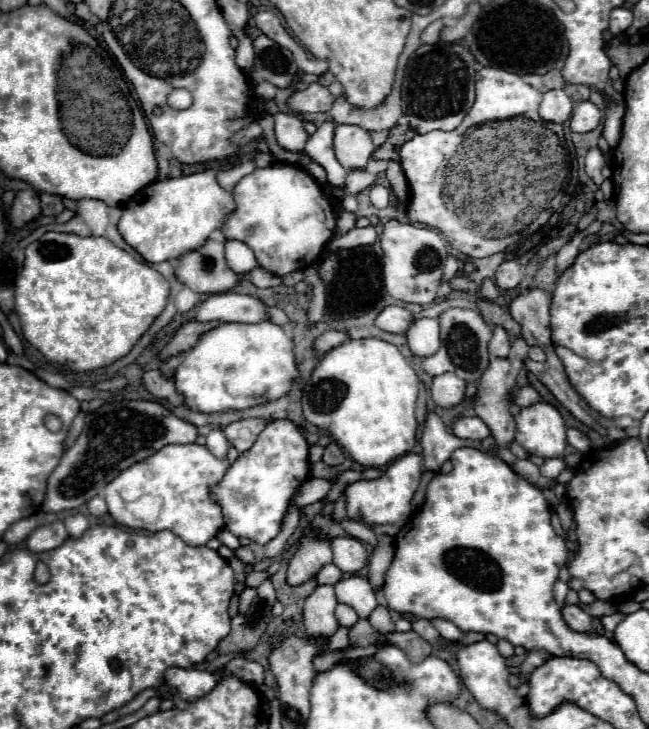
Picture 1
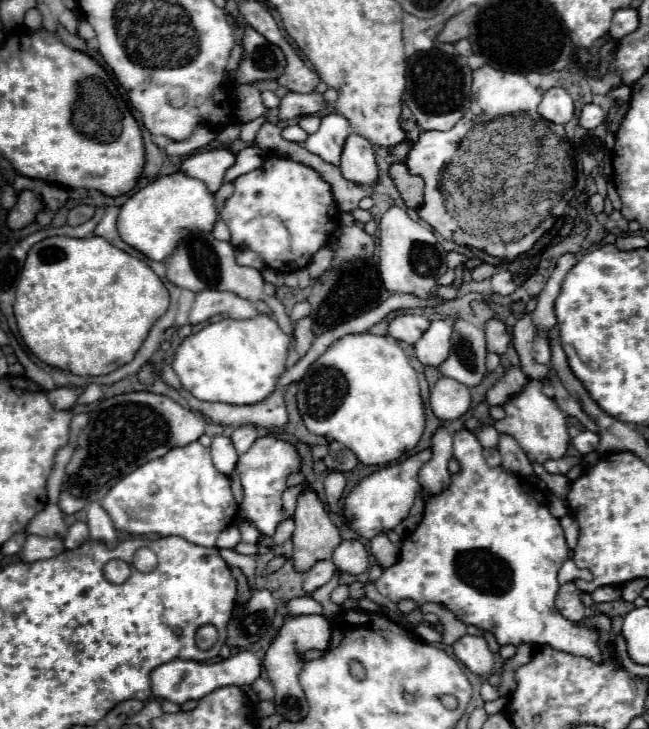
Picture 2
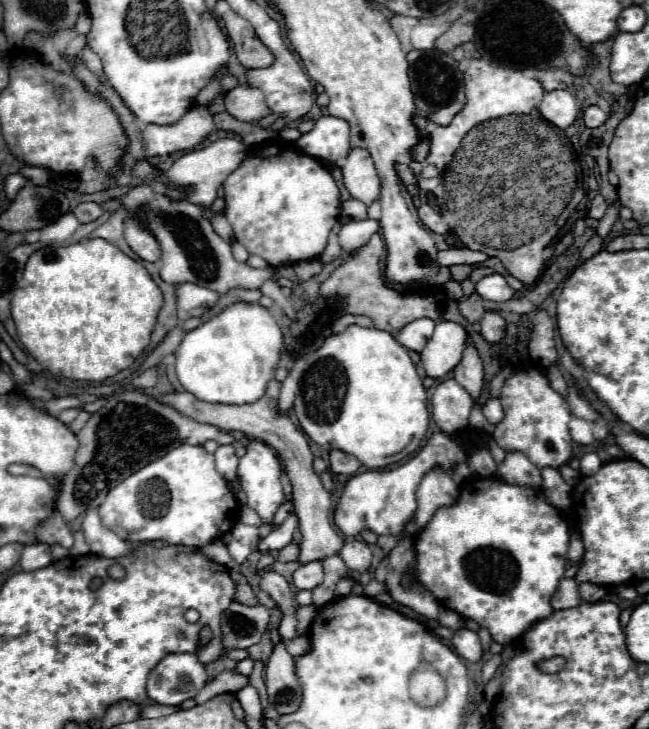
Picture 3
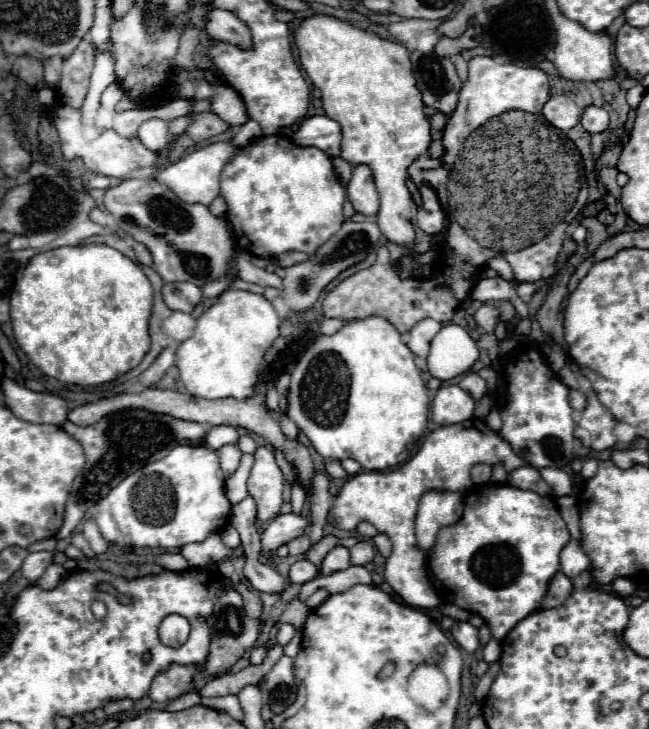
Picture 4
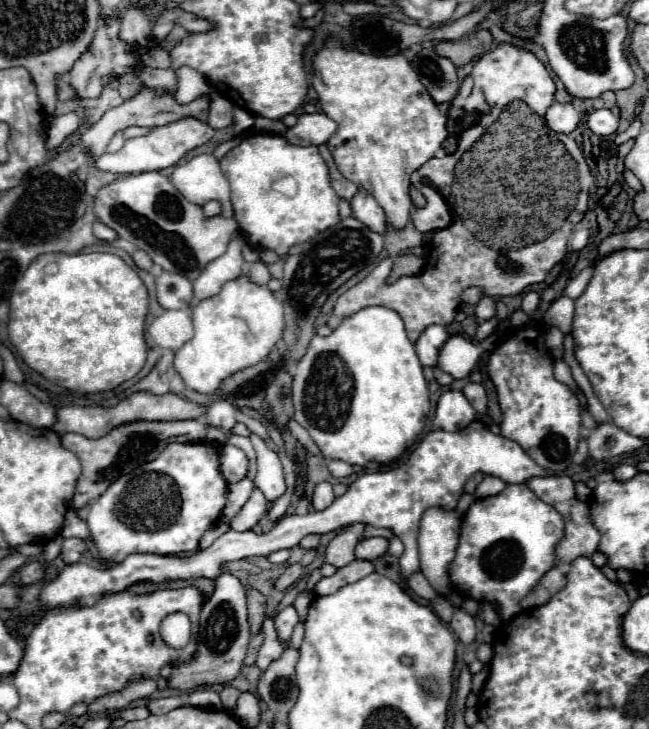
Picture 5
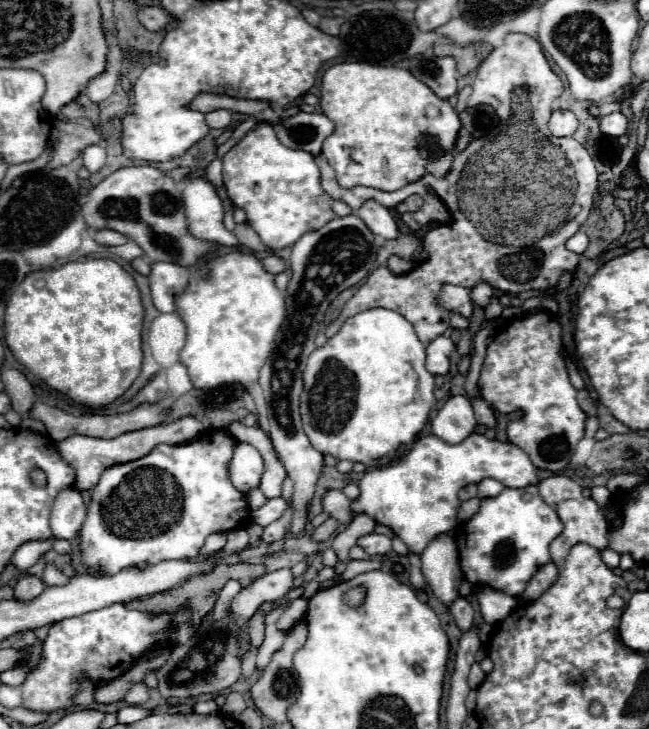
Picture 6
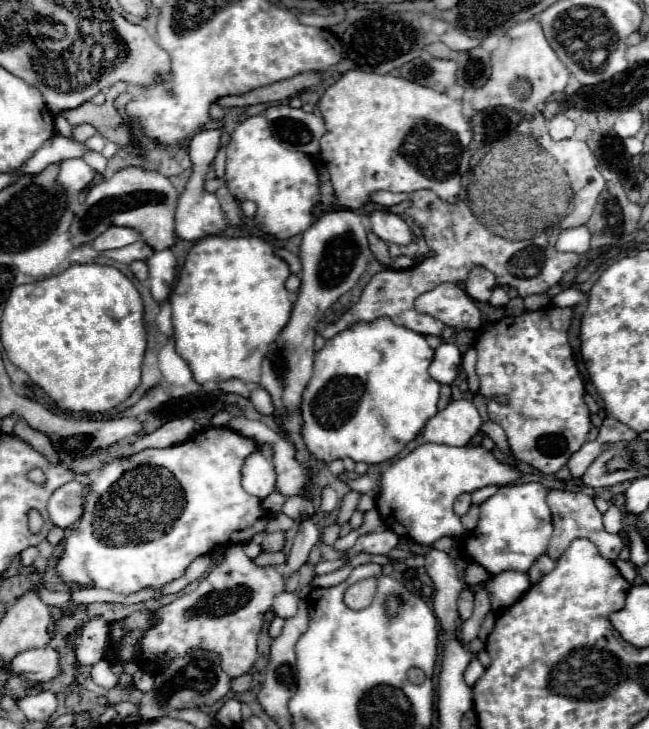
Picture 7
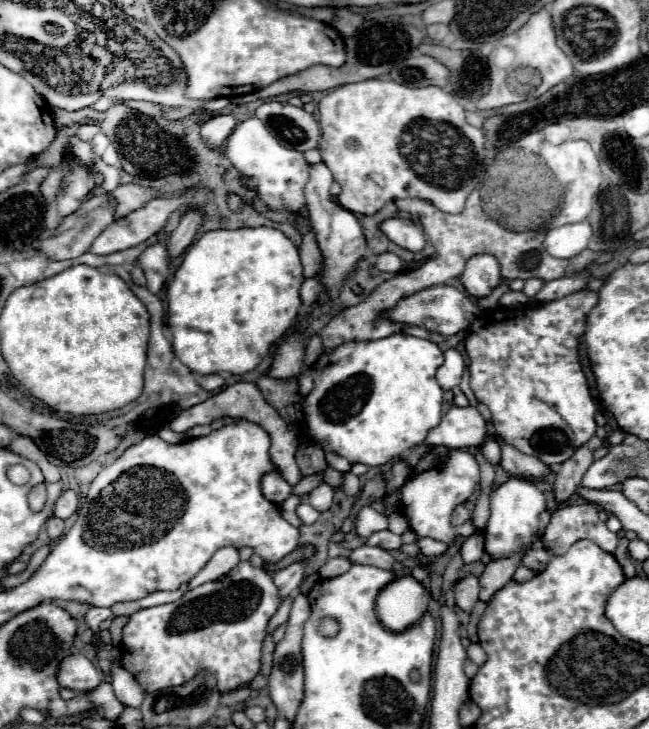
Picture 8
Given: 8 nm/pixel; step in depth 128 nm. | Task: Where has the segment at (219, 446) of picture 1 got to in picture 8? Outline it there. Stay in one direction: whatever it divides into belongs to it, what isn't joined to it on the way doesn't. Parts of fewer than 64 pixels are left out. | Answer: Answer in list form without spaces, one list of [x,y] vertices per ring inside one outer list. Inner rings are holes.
[[[270,472],[262,478],[262,492],[270,502],[282,504],[292,494],[292,486],[278,472]]]

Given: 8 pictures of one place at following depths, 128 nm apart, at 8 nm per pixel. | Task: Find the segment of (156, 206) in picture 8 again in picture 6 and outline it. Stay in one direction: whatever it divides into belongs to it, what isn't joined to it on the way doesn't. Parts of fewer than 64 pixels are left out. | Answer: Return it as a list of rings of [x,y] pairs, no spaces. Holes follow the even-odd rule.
[[[96,230],[92,232],[92,238],[102,246],[120,246],[120,244],[130,242],[124,234],[118,234],[116,230]]]

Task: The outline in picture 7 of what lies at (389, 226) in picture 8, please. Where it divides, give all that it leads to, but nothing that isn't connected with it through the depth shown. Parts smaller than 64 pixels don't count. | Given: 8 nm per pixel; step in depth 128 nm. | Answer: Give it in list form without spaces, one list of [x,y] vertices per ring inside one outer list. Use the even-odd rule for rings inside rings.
[[[376,210],[370,214],[370,224],[372,224],[372,232],[386,242],[400,246],[408,246],[414,242],[414,234],[410,226],[396,214],[390,214],[386,210]]]

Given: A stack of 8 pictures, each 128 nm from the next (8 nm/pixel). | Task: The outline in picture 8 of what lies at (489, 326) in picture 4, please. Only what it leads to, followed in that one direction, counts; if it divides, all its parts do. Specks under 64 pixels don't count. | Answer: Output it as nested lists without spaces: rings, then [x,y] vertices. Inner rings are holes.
[[[490,254],[472,256],[466,262],[466,268],[464,268],[460,280],[470,296],[476,296],[476,298],[488,296],[502,280],[498,260]]]

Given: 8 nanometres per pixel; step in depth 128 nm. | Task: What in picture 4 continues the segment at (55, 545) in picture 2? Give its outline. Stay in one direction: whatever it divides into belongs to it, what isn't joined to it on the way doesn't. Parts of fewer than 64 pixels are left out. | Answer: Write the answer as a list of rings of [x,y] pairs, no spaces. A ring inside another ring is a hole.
[[[32,552],[32,554],[26,556],[26,560],[22,564],[22,574],[30,582],[36,582],[50,564],[52,564],[52,554],[50,552]]]

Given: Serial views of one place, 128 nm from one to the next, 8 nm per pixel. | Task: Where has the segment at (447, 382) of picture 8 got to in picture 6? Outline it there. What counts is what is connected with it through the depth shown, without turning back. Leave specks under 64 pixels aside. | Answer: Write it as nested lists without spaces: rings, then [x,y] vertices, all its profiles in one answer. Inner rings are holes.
[[[438,336],[426,346],[426,370],[434,376],[444,376],[450,372],[450,356],[454,352],[454,344],[446,336]]]

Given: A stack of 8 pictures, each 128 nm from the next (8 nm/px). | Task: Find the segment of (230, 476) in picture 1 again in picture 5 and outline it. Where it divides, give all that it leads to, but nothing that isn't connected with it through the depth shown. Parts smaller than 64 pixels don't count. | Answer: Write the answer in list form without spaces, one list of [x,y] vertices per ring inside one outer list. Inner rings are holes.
[[[250,434],[250,440],[252,440],[254,450],[258,454],[258,472],[256,472],[254,484],[256,484],[256,488],[260,488],[264,492],[264,496],[268,500],[276,500],[286,490],[280,458],[278,458],[278,454],[274,450],[270,450],[266,446],[266,442],[260,436]]]

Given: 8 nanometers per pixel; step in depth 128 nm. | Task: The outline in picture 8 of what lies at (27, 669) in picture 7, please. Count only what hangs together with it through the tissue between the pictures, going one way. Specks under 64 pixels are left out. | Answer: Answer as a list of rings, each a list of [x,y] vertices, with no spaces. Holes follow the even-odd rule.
[[[70,654],[60,662],[58,682],[64,688],[72,688],[76,692],[90,692],[104,682],[110,682],[84,654]]]

